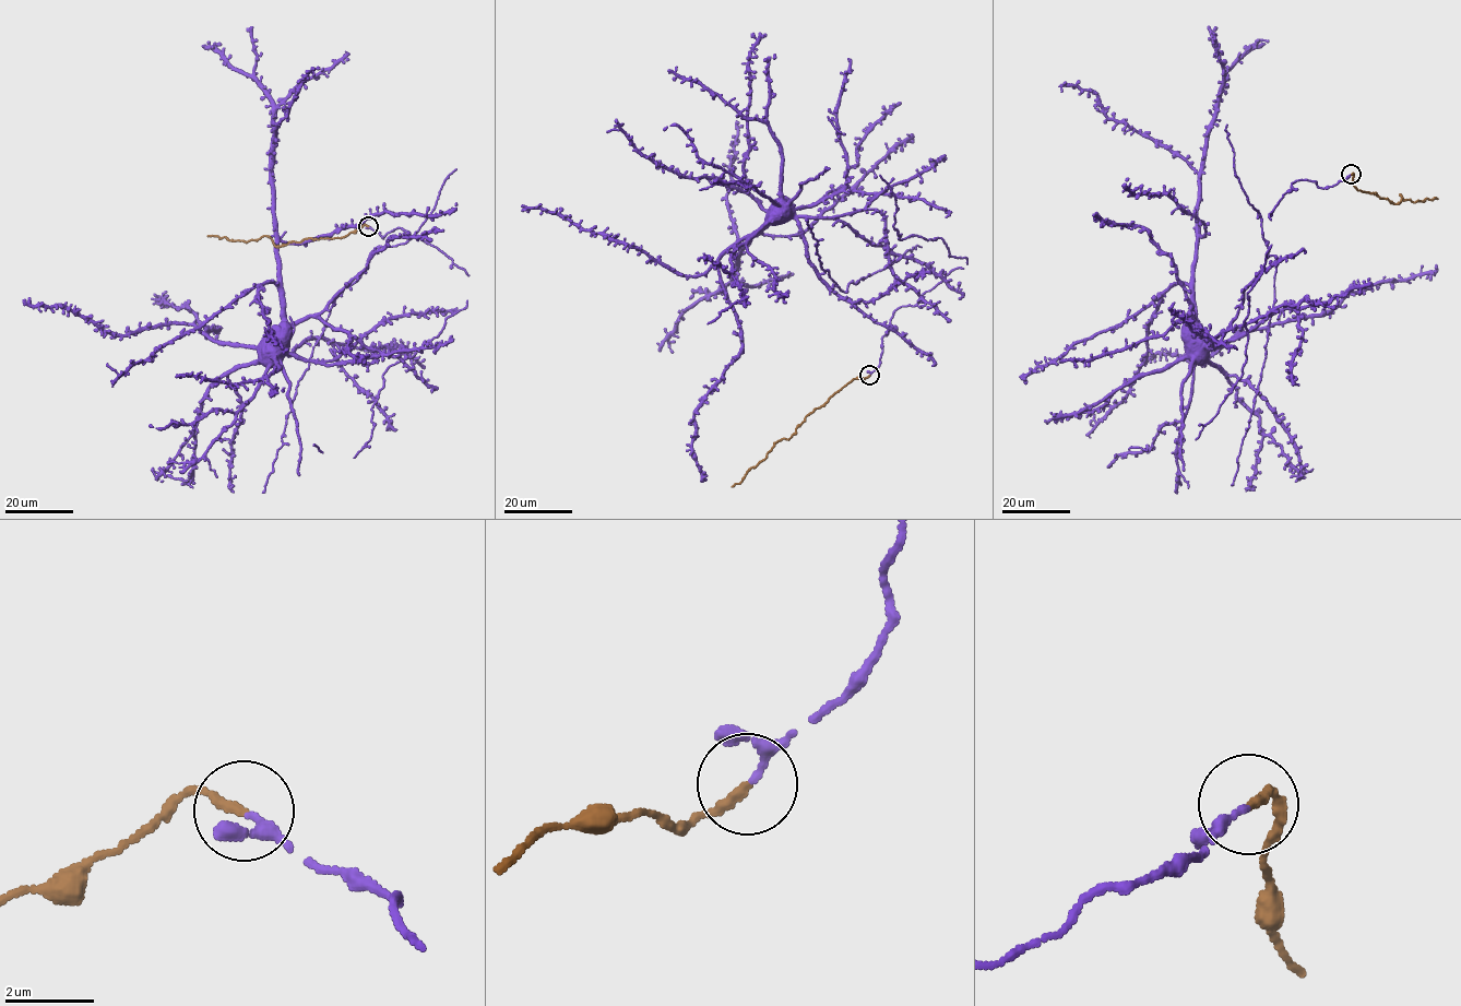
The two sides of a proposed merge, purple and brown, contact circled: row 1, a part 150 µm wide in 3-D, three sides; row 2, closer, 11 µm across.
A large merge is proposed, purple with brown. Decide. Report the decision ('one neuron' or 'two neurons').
one neuron

